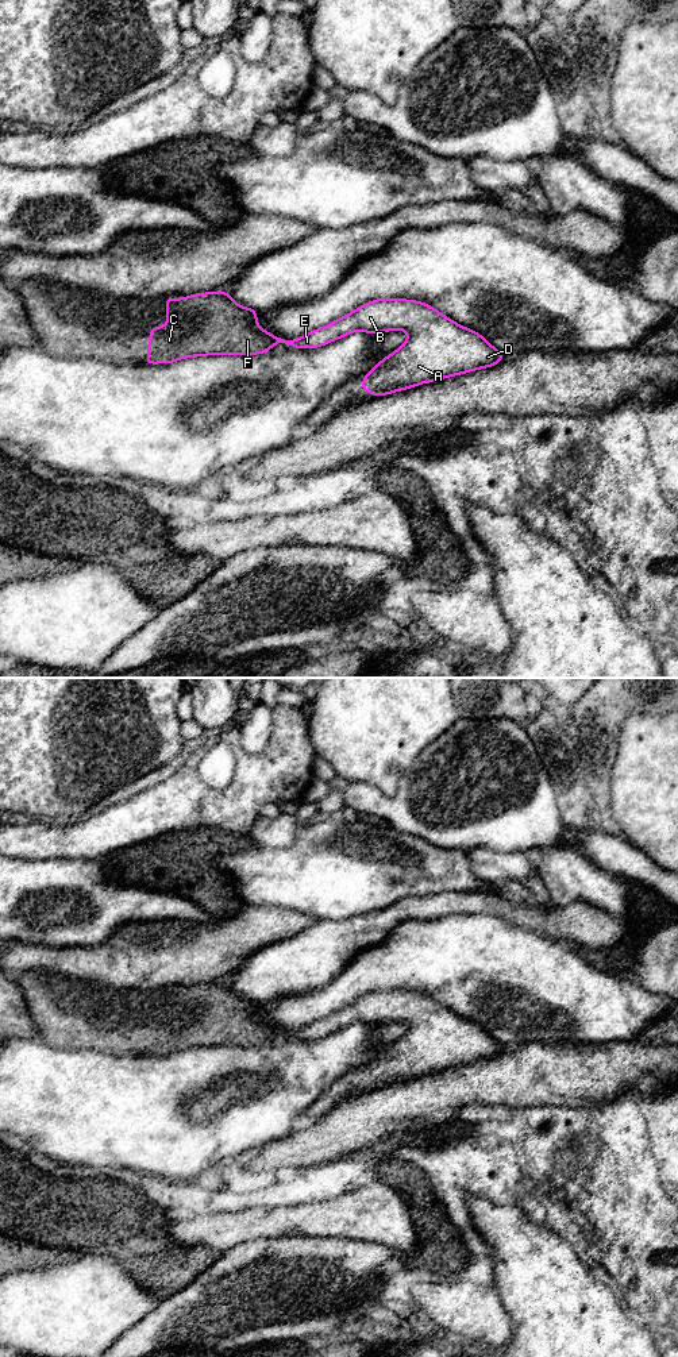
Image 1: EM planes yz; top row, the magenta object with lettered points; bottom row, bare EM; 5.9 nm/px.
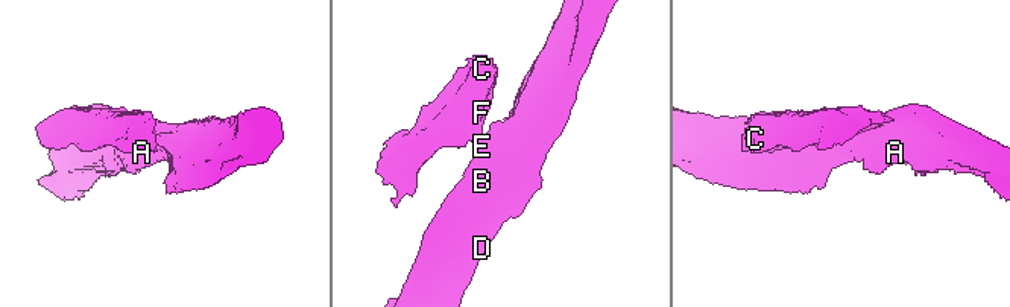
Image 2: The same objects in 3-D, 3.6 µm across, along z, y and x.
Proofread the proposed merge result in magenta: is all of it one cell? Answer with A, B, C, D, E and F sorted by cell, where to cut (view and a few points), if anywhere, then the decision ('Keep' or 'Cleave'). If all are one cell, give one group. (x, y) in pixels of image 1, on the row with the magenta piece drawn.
Groups: A B D E / C F. Split along yz (292, 340), (289, 344). Cleave

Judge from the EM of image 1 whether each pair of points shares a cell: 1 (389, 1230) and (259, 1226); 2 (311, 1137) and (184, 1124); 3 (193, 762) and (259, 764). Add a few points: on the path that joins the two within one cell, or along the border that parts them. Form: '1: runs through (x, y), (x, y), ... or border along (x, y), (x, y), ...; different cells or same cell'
1: runs through (357, 1221), (292, 1221); same cell
2: border along (297, 1128), (284, 1137), (261, 1147); different cells
3: runs through (208, 744), (212, 740), (230, 740), (242, 754); same cell

